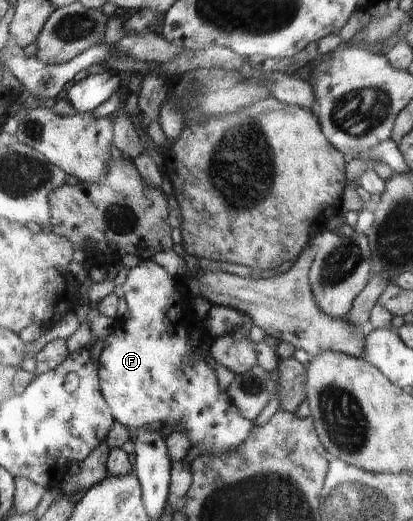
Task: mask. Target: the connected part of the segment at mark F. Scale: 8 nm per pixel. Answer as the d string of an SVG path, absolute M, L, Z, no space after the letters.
M146 259L137 267L129 270L126 282L123 284L124 298L126 299L128 305L128 312L124 317L114 318L115 321L114 324L112 324L112 330L105 338L103 350L99 358L99 373L103 397L107 398L108 406L111 406L112 414L115 415L115 419L130 431L150 427L152 425L157 425L162 428L162 426L171 426L171 424L174 425L176 430L178 428L177 425L182 424L182 426L186 428L184 432L187 434L187 439L190 439L192 448L198 444L200 454L220 454L221 452L235 449L240 442L243 442L253 429L252 422L245 419L243 415L239 413L239 410L236 408L235 403L232 402L232 399L229 397L227 392L222 394L222 390L218 388L216 374L210 370L208 363L200 357L198 350L199 346L196 347L194 355L190 354L190 344L188 344L188 342L190 342L190 332L196 328L196 324L200 322L200 319L196 317L196 312L192 309L192 298L184 294L182 290L178 290L176 285L178 284L174 284L174 282L172 282L172 276L170 276L170 274L168 274L168 272L166 272L166 270L164 270L164 268L162 268L159 264L156 264L153 259Z

